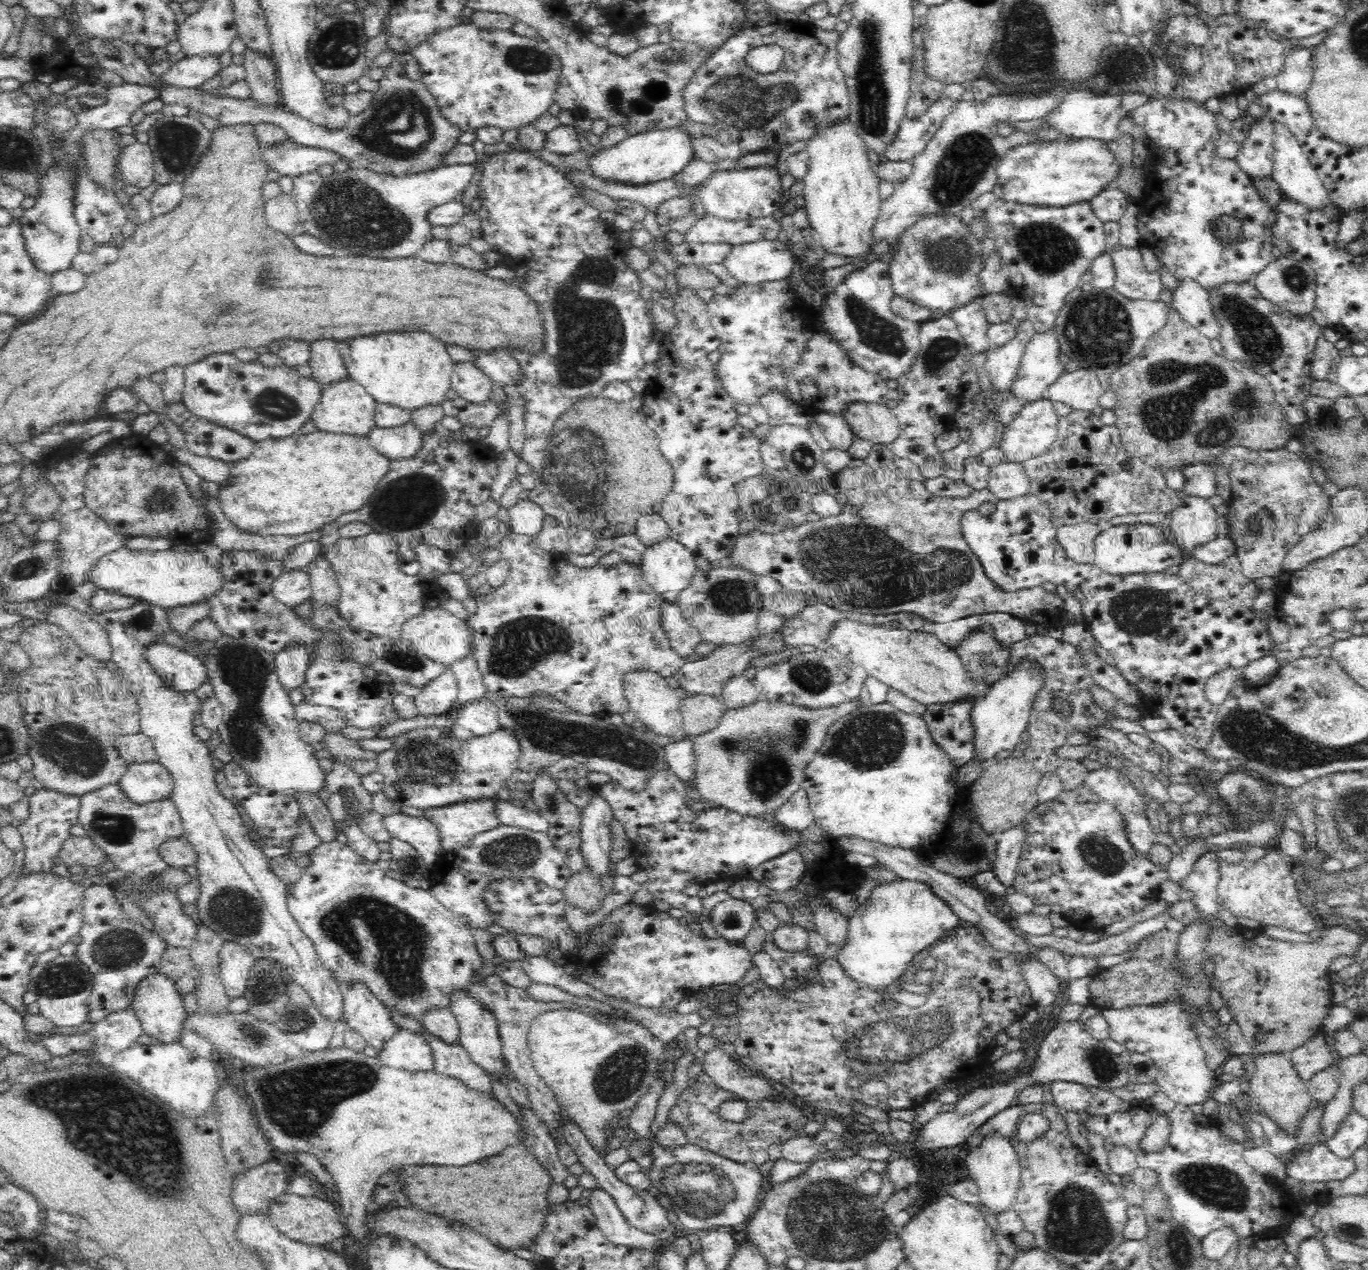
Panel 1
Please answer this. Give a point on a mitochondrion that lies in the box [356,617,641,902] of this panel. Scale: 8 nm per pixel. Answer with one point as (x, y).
(426, 760)

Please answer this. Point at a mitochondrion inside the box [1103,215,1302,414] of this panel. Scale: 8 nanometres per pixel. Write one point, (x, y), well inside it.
(1256, 334)

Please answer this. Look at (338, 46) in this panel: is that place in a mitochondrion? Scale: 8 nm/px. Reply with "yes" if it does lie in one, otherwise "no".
yes

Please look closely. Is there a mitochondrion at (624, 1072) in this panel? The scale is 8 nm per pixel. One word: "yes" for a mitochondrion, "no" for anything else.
yes

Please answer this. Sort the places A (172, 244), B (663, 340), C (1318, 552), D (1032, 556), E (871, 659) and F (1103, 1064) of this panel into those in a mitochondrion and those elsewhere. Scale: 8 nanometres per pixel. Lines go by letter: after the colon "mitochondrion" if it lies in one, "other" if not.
A: other
B: other
C: other
D: other
E: other
F: mitochondrion

